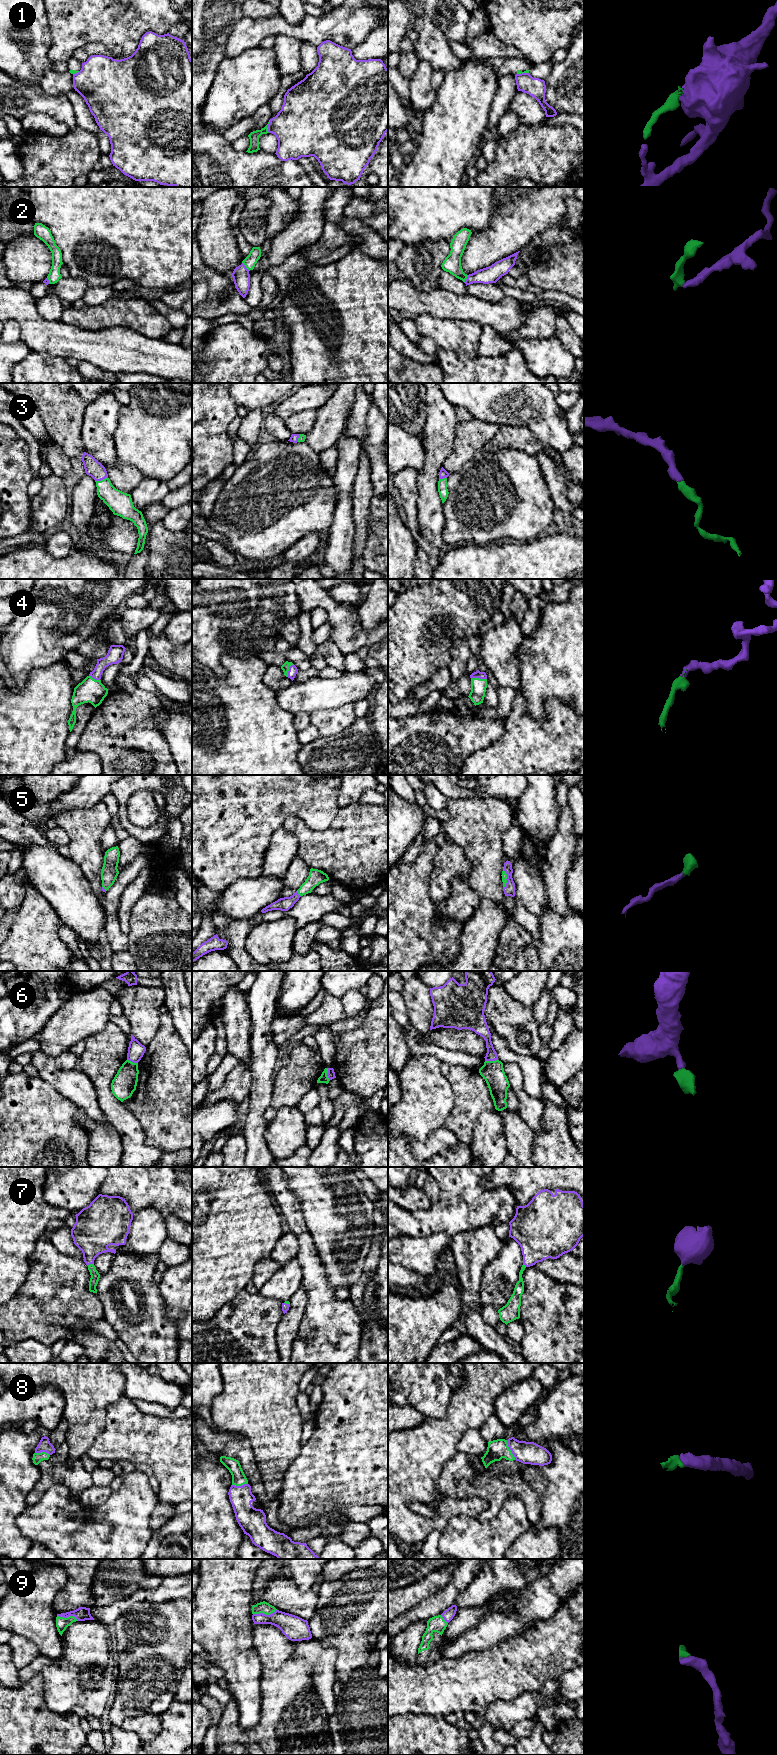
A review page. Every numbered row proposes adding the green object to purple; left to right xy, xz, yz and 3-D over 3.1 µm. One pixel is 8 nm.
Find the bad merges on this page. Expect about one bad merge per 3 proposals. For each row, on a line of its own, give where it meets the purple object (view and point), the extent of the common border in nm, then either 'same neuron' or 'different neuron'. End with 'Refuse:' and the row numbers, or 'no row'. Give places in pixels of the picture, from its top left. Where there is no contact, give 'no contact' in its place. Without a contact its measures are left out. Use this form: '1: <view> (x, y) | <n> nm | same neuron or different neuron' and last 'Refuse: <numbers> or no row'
1: xz (267, 126) | 110 nm | different neuron
2: xz (245, 266) | 90 nm | different neuron
3: xy (101, 479) | 110 nm | same neuron
4: yz (479, 677) | 130 nm | same neuron
5: yz (507, 877) | 170 nm | same neuron
6: yz (491, 1060) | 110 nm | different neuron
7: xy (90, 1263) | 60 nm | same neuron
8: yz (510, 1449) | 180 nm | same neuron
9: xz (264, 1614) | 200 nm | same neuron
Refuse: 1, 2, 6

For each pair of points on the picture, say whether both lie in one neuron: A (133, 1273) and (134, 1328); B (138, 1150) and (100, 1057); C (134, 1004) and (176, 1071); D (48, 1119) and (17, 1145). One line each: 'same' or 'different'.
A: same
B: same
C: different
D: same

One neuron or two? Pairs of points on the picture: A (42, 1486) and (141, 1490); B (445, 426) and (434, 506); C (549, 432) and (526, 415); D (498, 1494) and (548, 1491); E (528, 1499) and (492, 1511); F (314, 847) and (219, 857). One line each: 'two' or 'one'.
A: two
B: one
C: one
D: two
E: one
F: two

